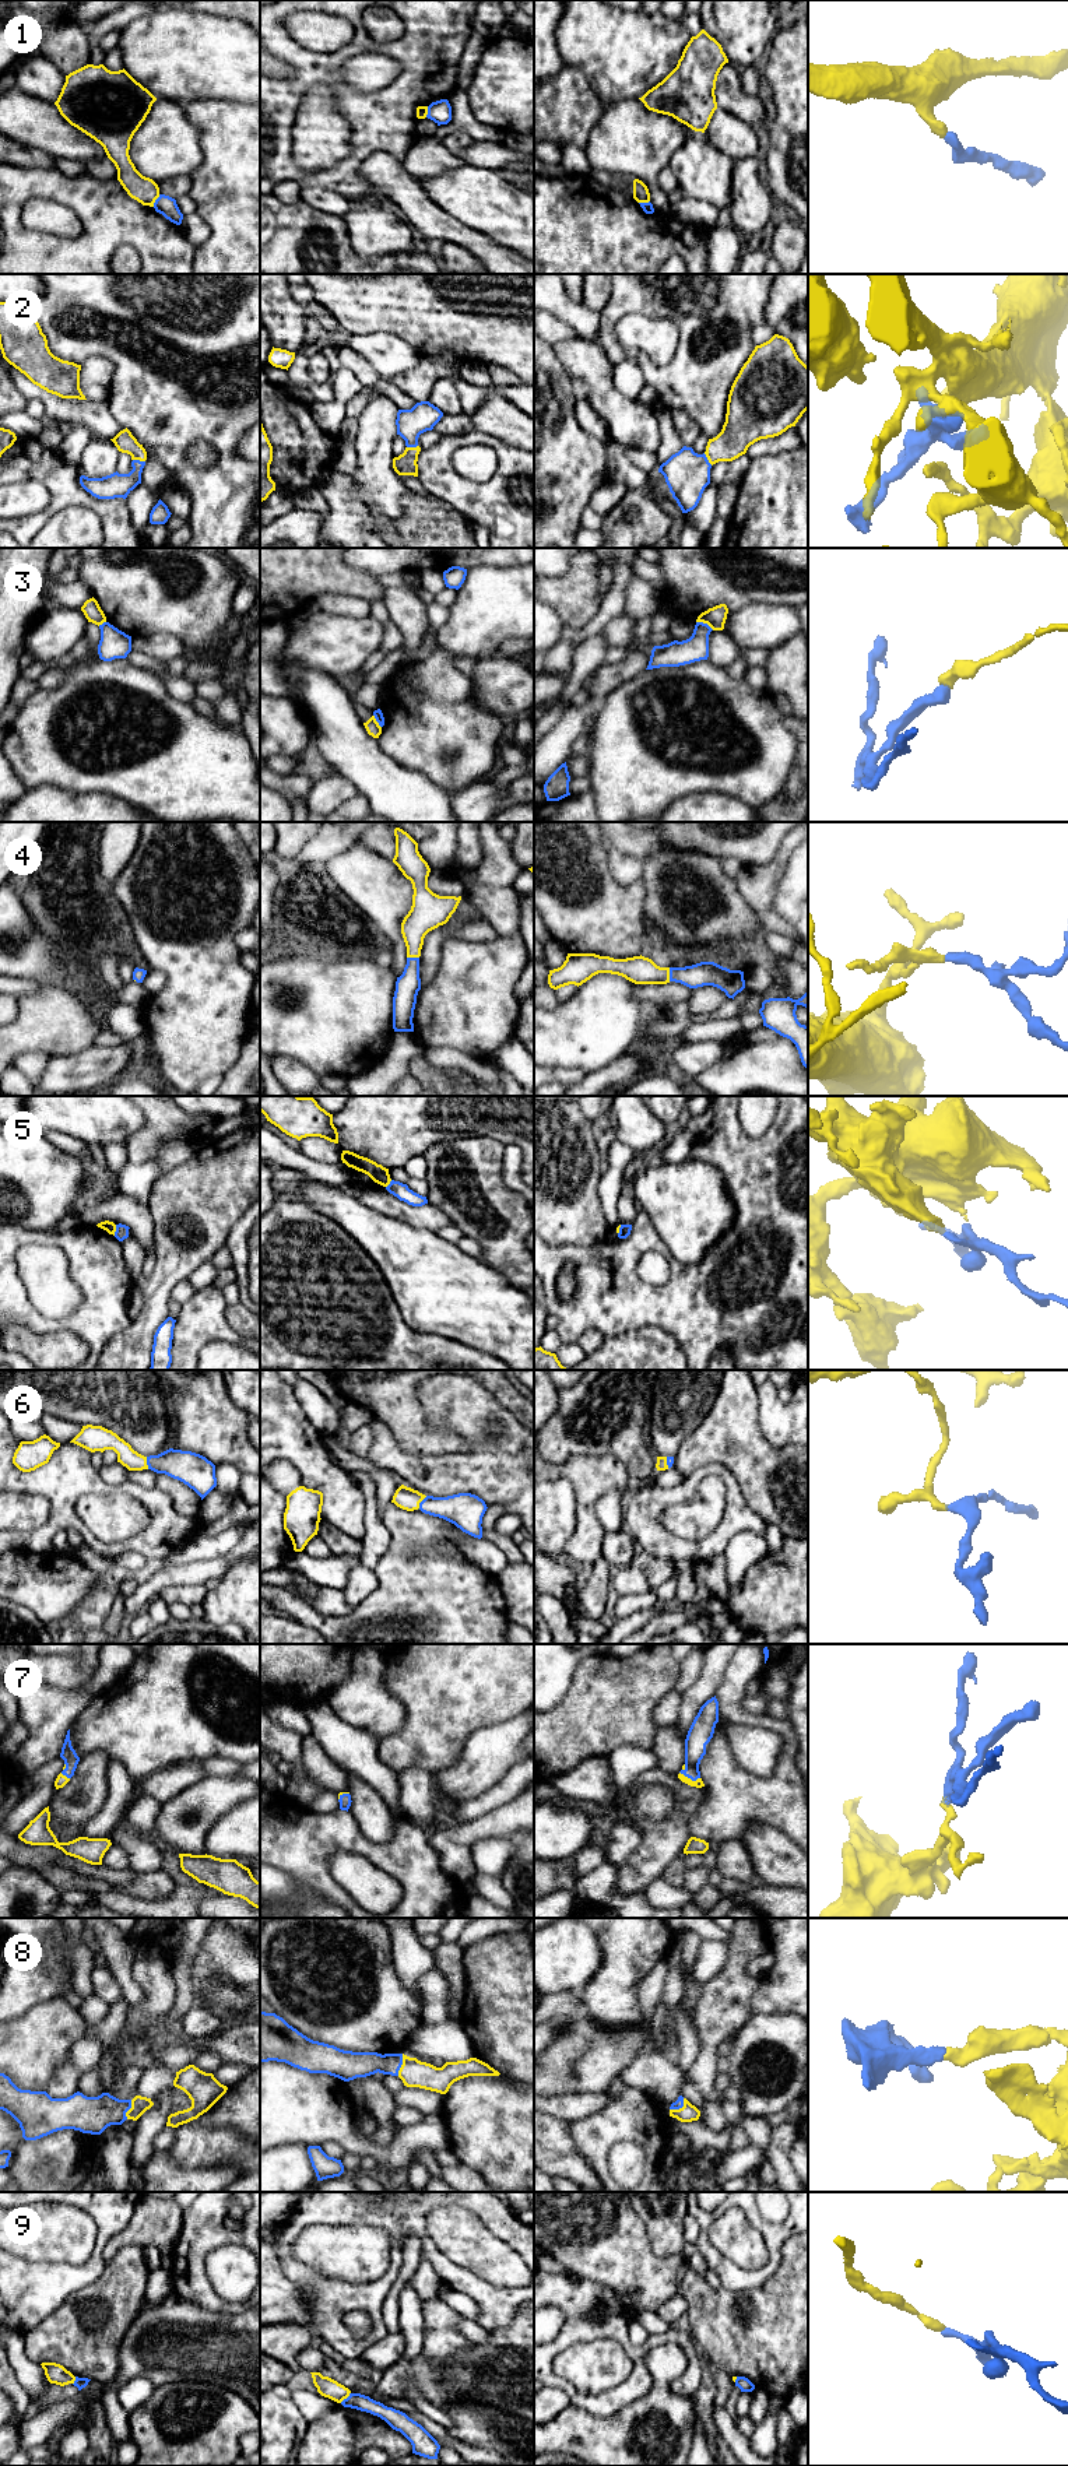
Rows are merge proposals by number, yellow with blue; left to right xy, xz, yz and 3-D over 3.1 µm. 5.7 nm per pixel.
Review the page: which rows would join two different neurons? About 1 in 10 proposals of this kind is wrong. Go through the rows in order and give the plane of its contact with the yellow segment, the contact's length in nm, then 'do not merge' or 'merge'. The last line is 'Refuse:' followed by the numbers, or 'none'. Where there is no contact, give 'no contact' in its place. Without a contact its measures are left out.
1: xy | 80 nm | do not merge
2: xy | 70 nm | merge
3: yz | 120 nm | do not merge
4: yz | 80 nm | merge
5: xy | 70 nm | do not merge
6: xy | 70 nm | merge
7: yz | 130 nm | merge
8: xz | 130 nm | merge
9: xz | 90 nm | do not merge
Refuse: 1, 3, 5, 9

